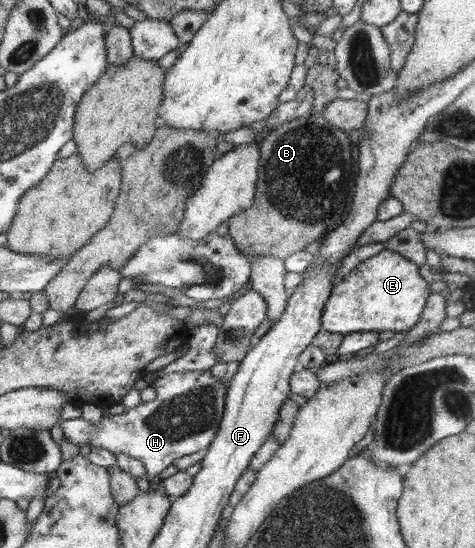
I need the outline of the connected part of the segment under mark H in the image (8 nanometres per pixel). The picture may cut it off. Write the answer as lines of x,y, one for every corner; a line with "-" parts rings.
211,370
172,372
163,374
154,382
156,397
142,402
121,413
105,414
96,426
80,419
61,420
65,439
79,447
88,443
108,452
131,456
141,461
147,469
148,481
159,486
159,474
175,460
205,450
211,445
217,433
220,417
224,413
226,385

